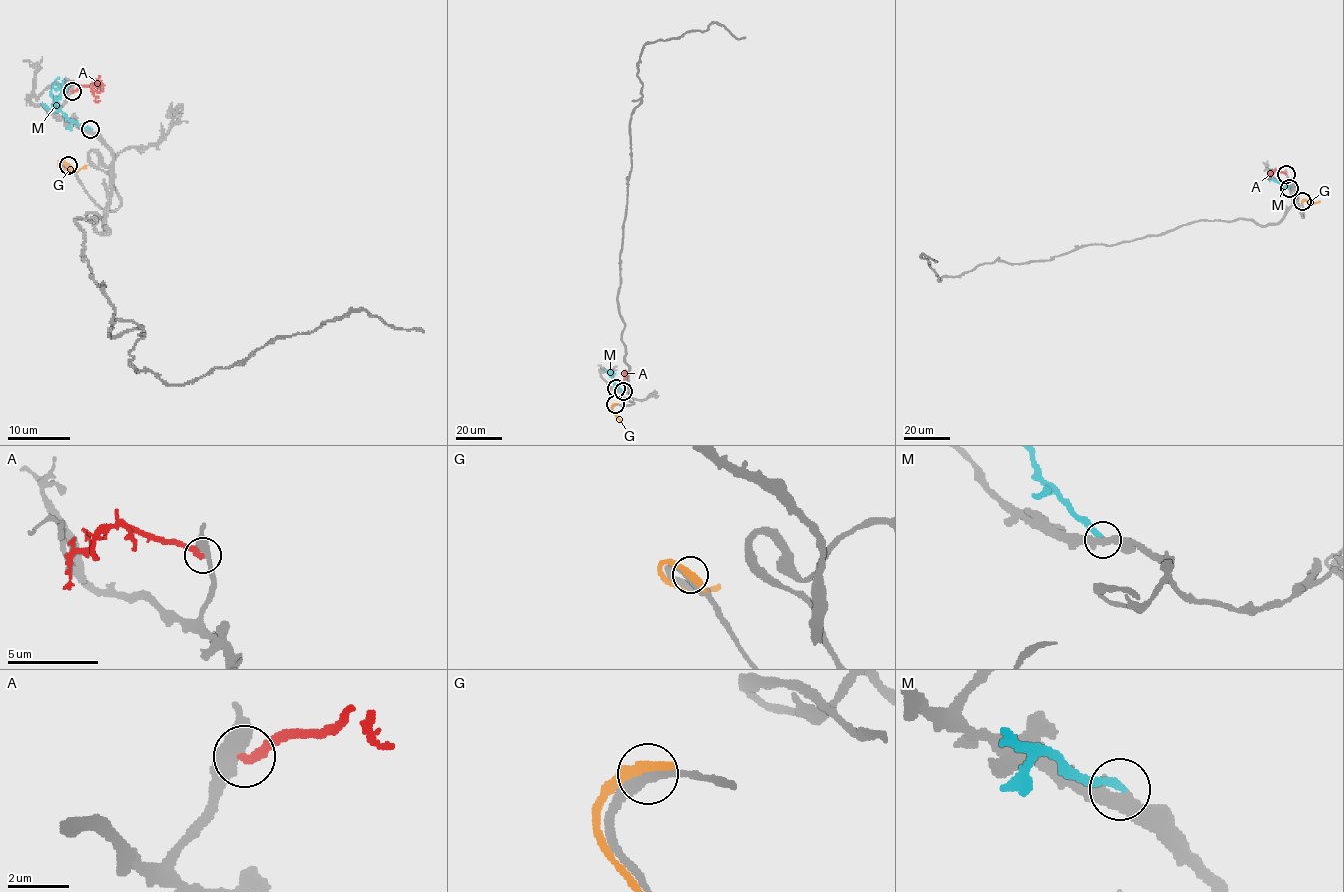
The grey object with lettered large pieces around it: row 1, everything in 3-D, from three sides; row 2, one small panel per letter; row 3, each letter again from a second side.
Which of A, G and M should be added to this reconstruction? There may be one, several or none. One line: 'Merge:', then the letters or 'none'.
Merge: M

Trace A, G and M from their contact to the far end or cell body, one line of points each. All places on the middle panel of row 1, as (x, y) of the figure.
A: (616, 388), (626, 372)
G: (615, 404), (611, 408), (621, 422)
M: (623, 391), (608, 373), (611, 372)

